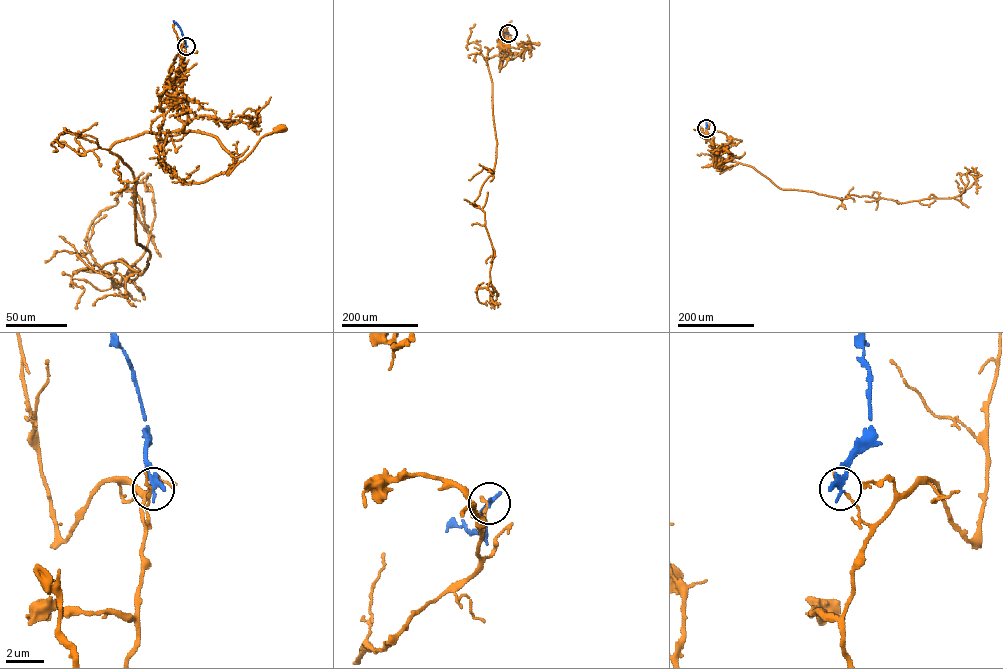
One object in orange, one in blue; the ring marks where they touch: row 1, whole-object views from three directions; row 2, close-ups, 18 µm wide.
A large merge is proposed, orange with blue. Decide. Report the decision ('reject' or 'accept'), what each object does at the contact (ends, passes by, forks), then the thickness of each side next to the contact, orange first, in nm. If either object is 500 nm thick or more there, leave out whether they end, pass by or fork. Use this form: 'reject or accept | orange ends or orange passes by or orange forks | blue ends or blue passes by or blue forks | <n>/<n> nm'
reject | orange ends | blue ends | 160/320 nm

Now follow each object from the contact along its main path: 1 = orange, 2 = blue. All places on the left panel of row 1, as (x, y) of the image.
1: (186, 46), (181, 92), (188, 119), (182, 130), (217, 139), (235, 158), (227, 175), (261, 137), (282, 128)
2: (186, 46), (181, 29), (173, 20)

